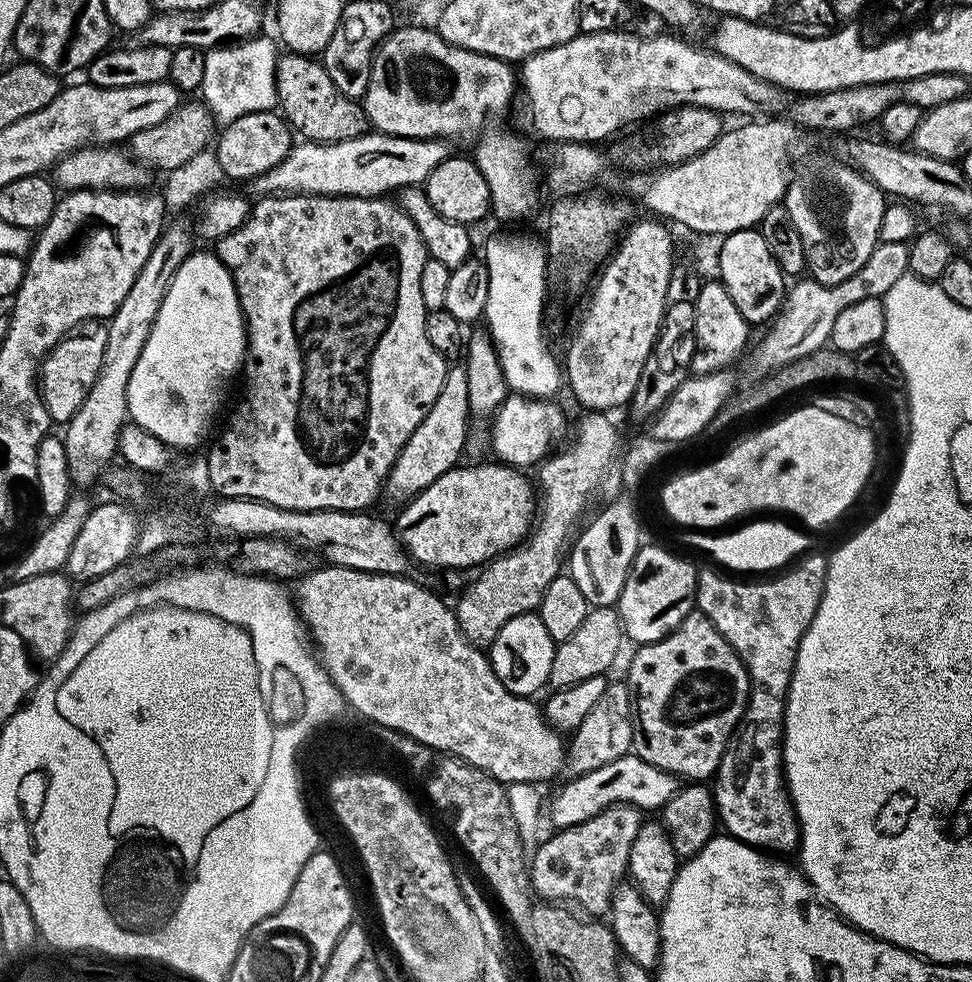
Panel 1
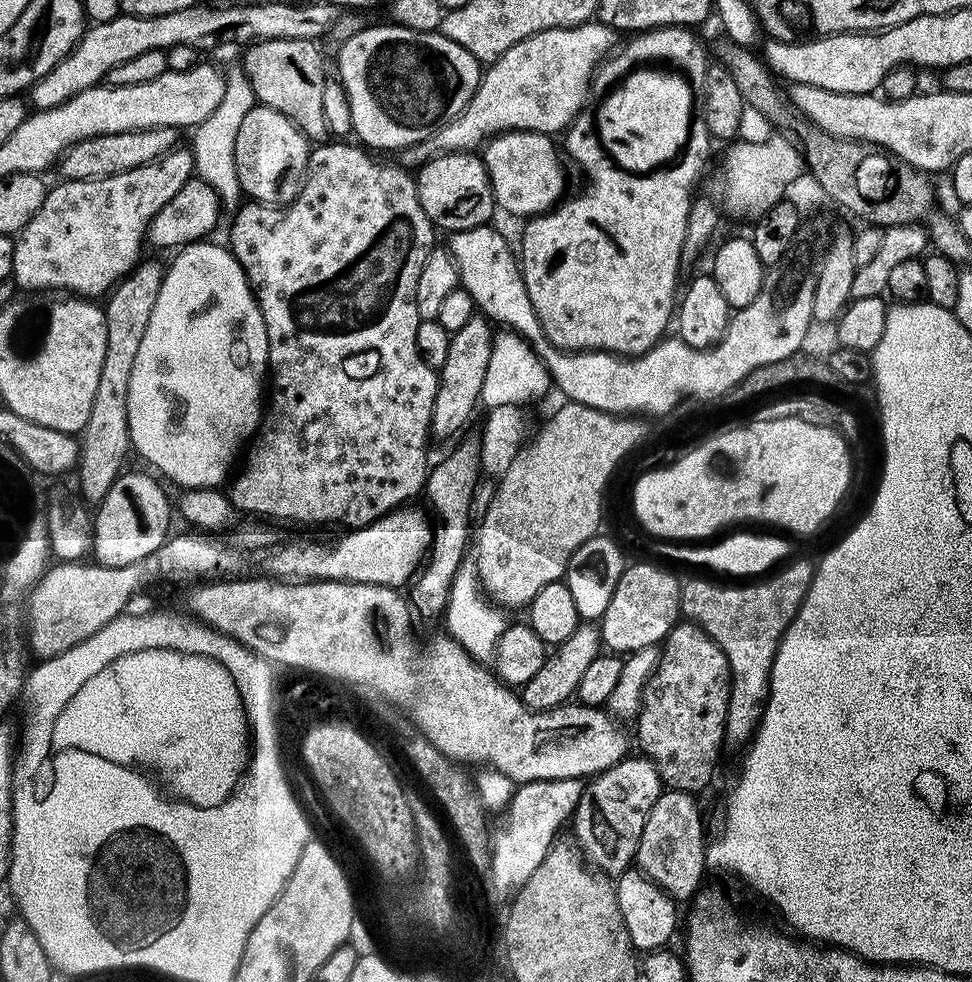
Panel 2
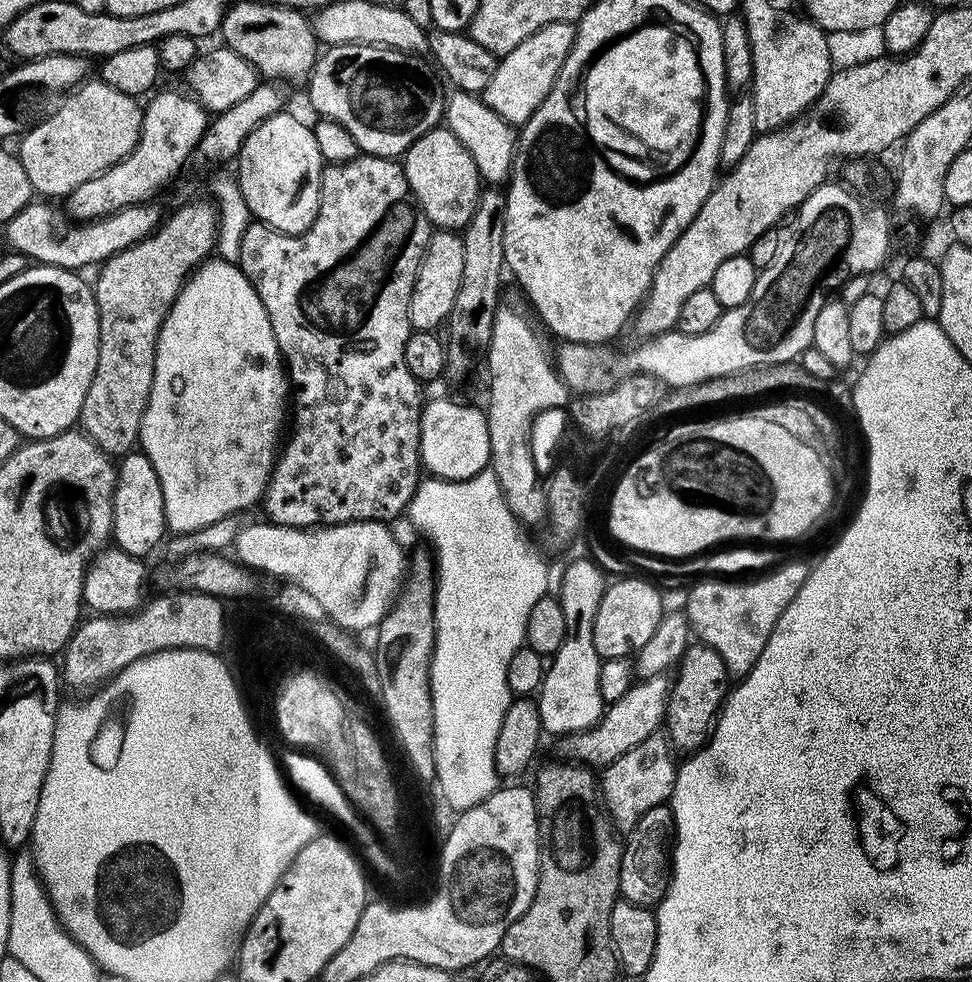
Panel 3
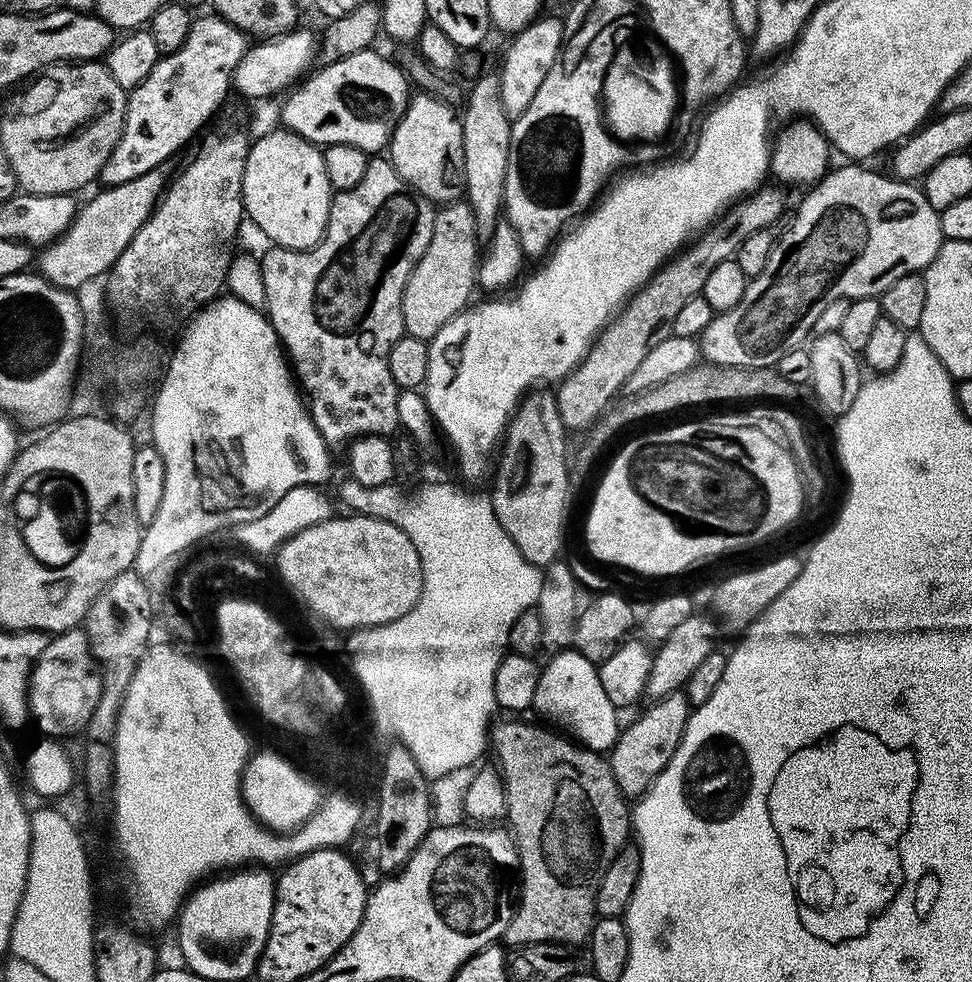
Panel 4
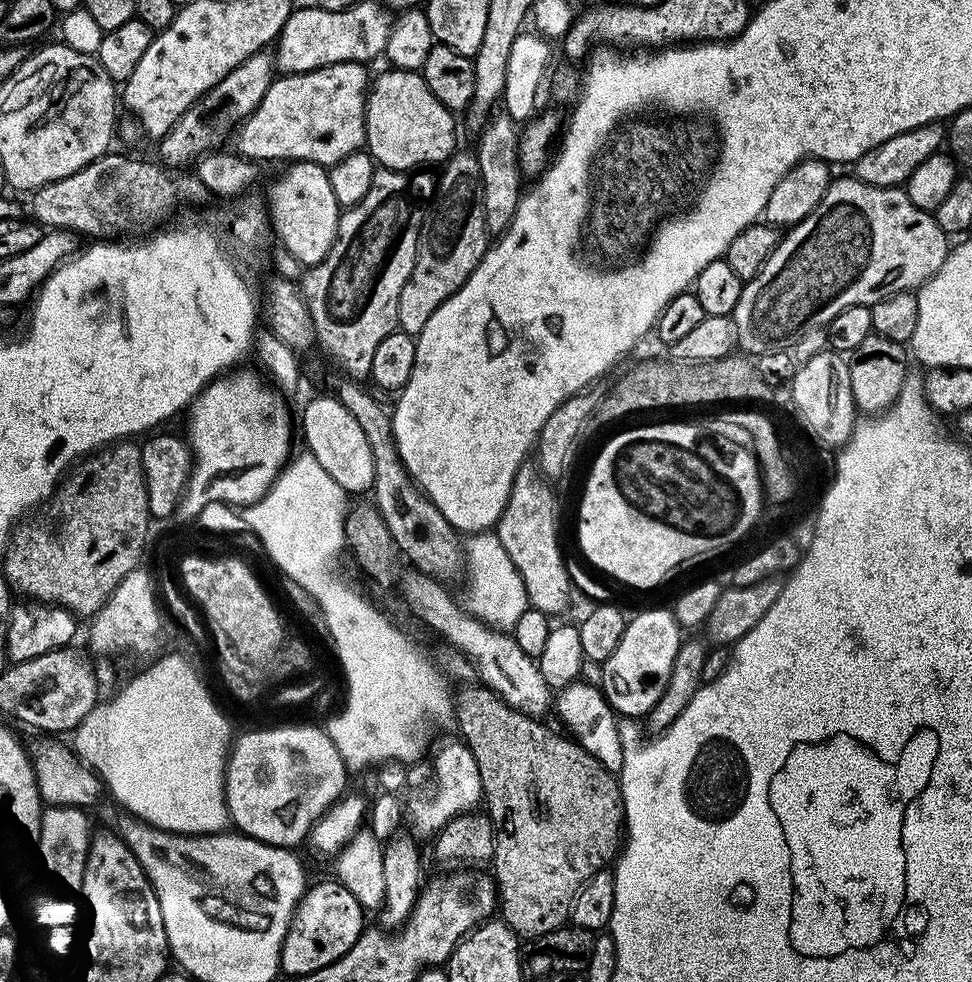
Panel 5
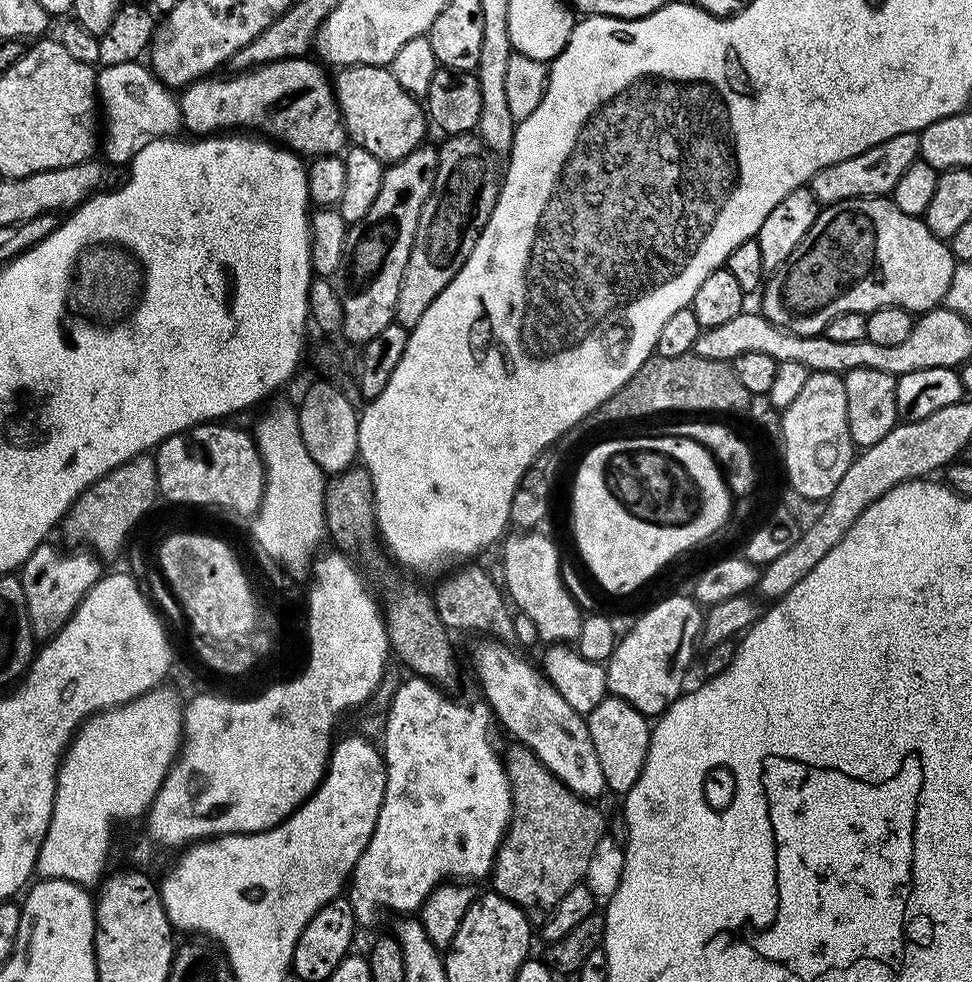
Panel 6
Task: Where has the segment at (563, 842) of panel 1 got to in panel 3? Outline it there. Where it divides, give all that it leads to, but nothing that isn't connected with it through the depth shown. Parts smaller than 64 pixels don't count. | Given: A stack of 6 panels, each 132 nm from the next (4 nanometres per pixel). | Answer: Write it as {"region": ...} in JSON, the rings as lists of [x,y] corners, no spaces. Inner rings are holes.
{"region":[[[657,734],[638,742],[638,746],[626,750],[626,754],[603,769],[604,776],[602,772],[598,787],[613,828],[627,834],[646,810],[654,810],[654,806],[671,801],[678,771],[677,761],[672,761],[672,752],[674,748],[667,735]]]}

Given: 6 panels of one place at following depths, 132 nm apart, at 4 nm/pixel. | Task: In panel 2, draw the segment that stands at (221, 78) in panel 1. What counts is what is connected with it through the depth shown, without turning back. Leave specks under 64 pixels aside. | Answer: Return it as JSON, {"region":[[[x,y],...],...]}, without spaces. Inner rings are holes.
{"region":[[[236,66],[225,77],[227,90],[223,94],[222,102],[210,118],[203,120],[193,129],[194,138],[190,143],[193,153],[193,167],[197,177],[207,182],[220,196],[221,205],[229,210],[239,207],[242,200],[240,183],[237,176],[237,164],[234,160],[234,144],[237,142],[238,129],[242,121],[252,107],[255,107],[256,99],[253,88],[249,84],[248,77],[241,67]]]}

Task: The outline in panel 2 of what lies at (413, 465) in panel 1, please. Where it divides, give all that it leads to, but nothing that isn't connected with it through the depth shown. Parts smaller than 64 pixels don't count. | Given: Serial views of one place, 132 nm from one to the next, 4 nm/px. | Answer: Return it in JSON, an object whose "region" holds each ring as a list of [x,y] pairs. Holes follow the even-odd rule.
{"region":[[[472,315],[460,330],[452,333],[450,338],[450,355],[438,369],[440,385],[434,398],[434,414],[432,415],[431,435],[440,440],[448,440],[456,436],[468,424],[472,411],[480,404],[482,384],[485,381],[487,366],[490,361],[494,328],[483,315]]]}

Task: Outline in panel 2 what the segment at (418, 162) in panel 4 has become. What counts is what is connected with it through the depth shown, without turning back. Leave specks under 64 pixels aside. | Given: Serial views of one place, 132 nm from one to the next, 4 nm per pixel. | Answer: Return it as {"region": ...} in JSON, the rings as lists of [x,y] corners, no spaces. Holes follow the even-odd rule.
{"region":[[[475,151],[444,152],[420,165],[415,177],[418,202],[422,202],[426,218],[430,218],[437,229],[445,228],[445,233],[461,232],[488,224],[492,212],[497,211],[488,171],[483,159]]]}

